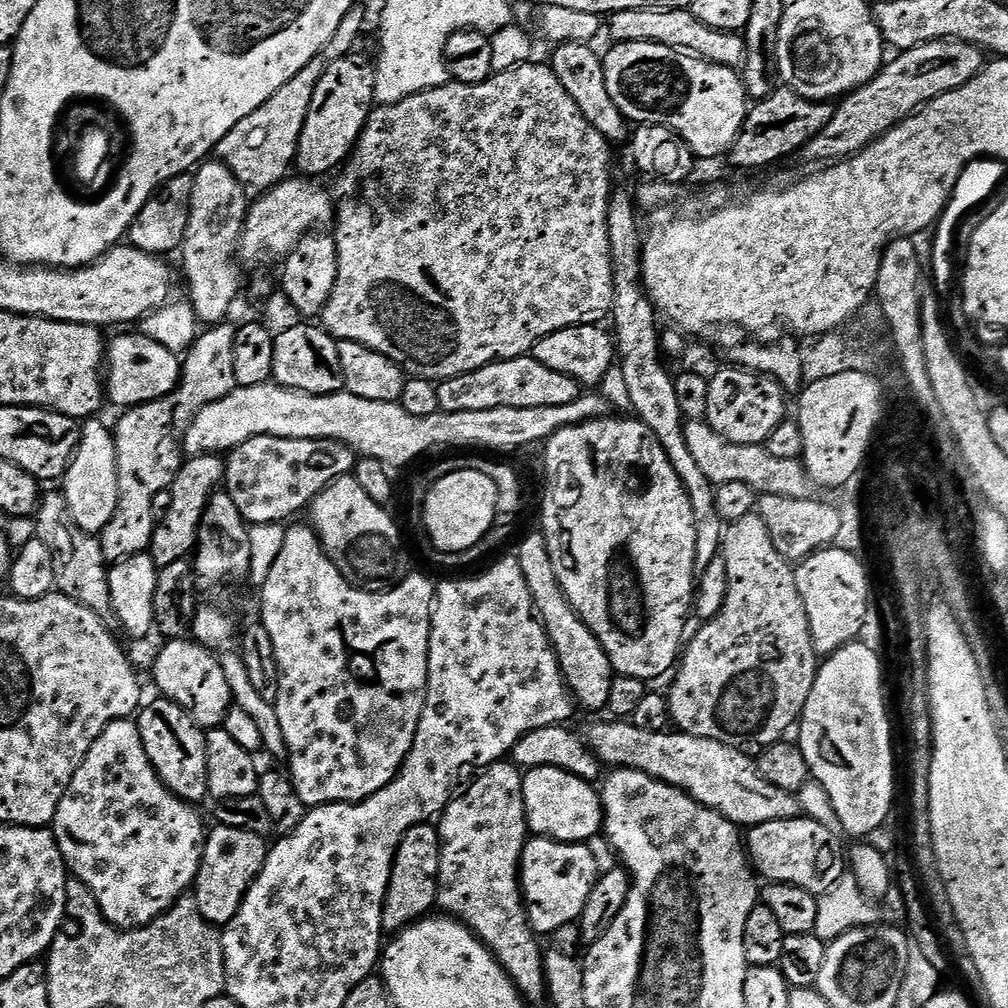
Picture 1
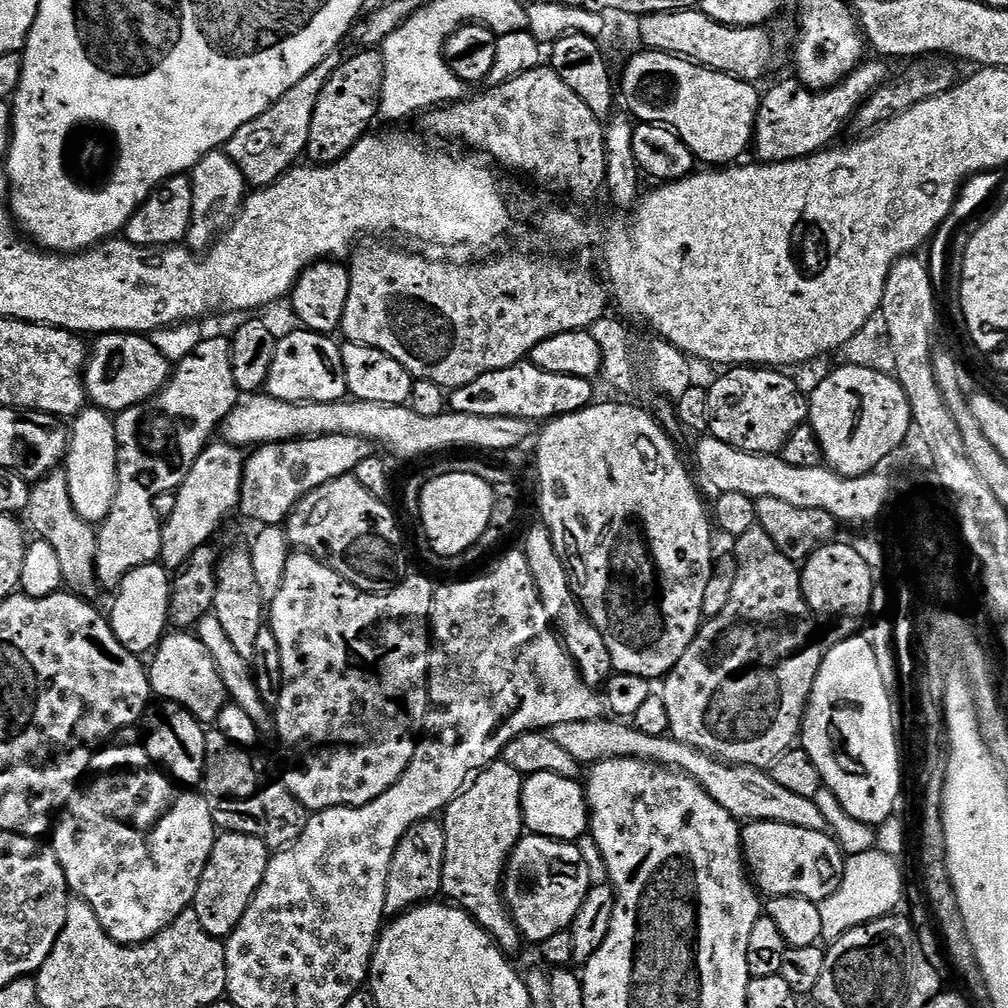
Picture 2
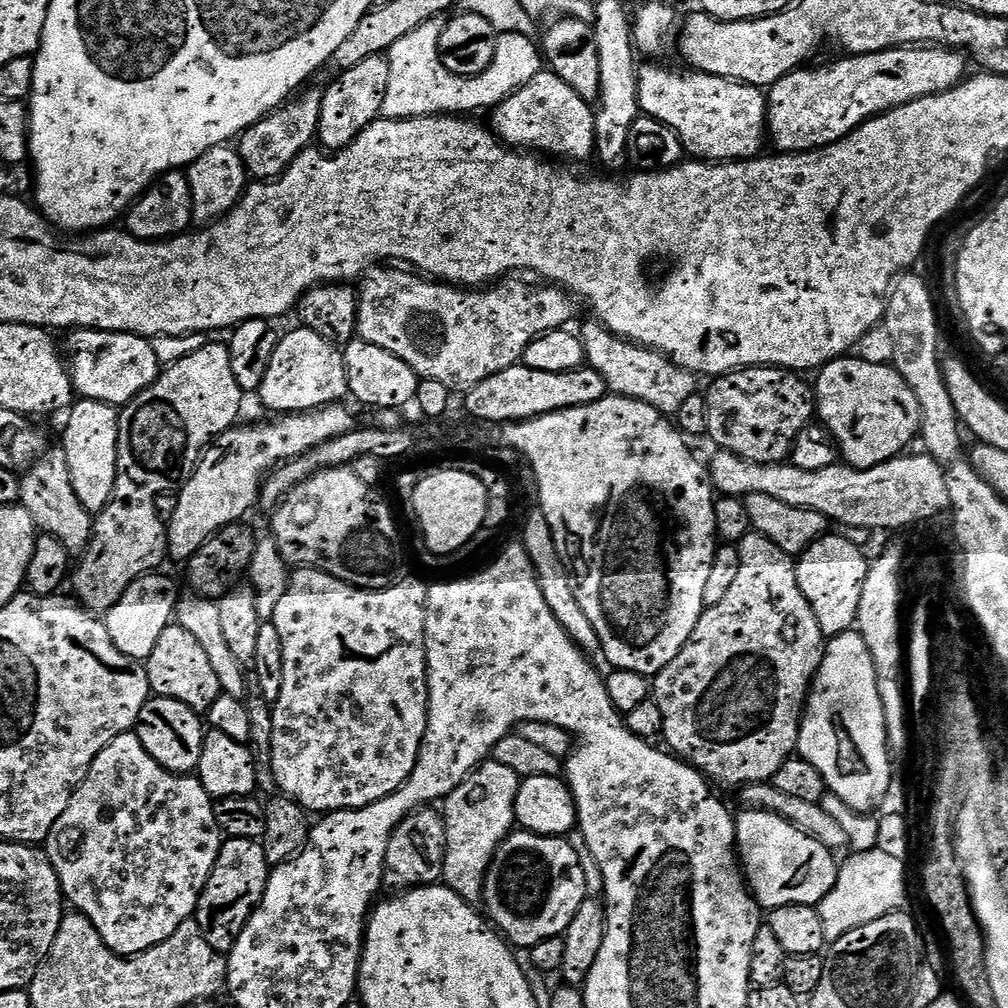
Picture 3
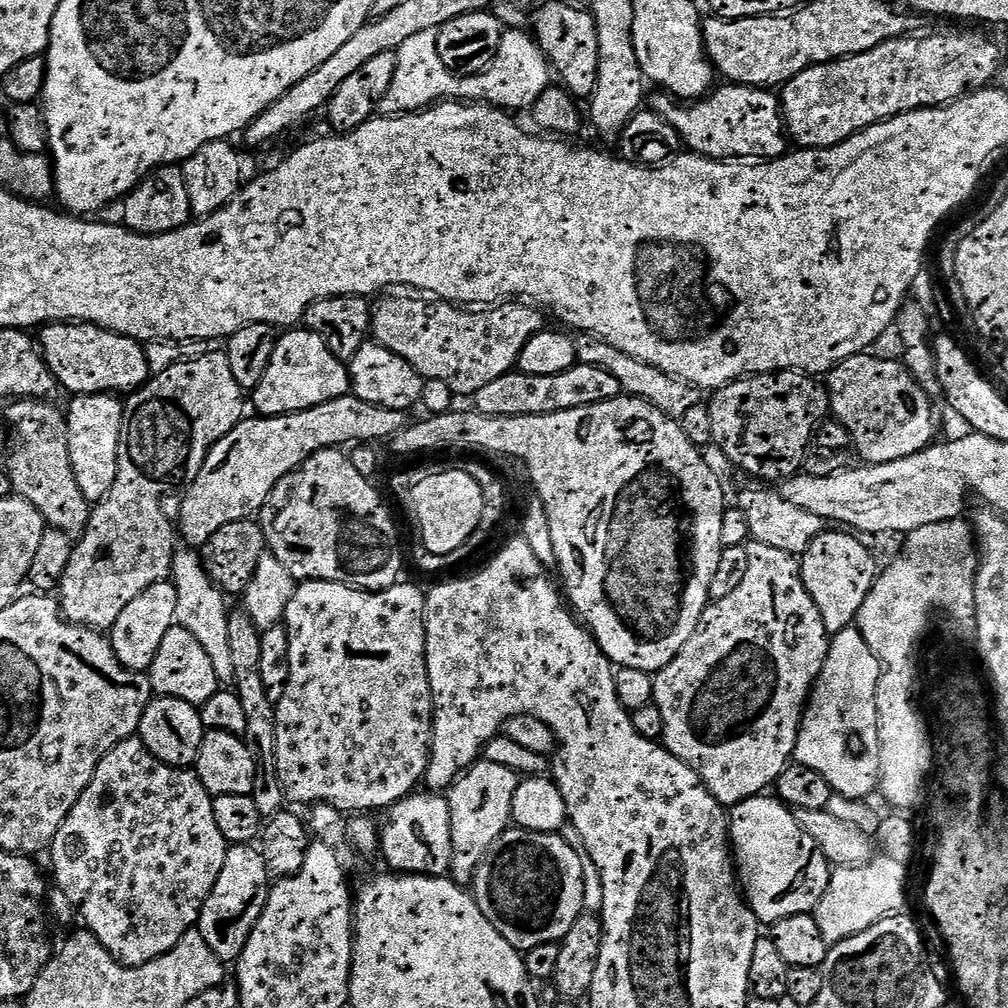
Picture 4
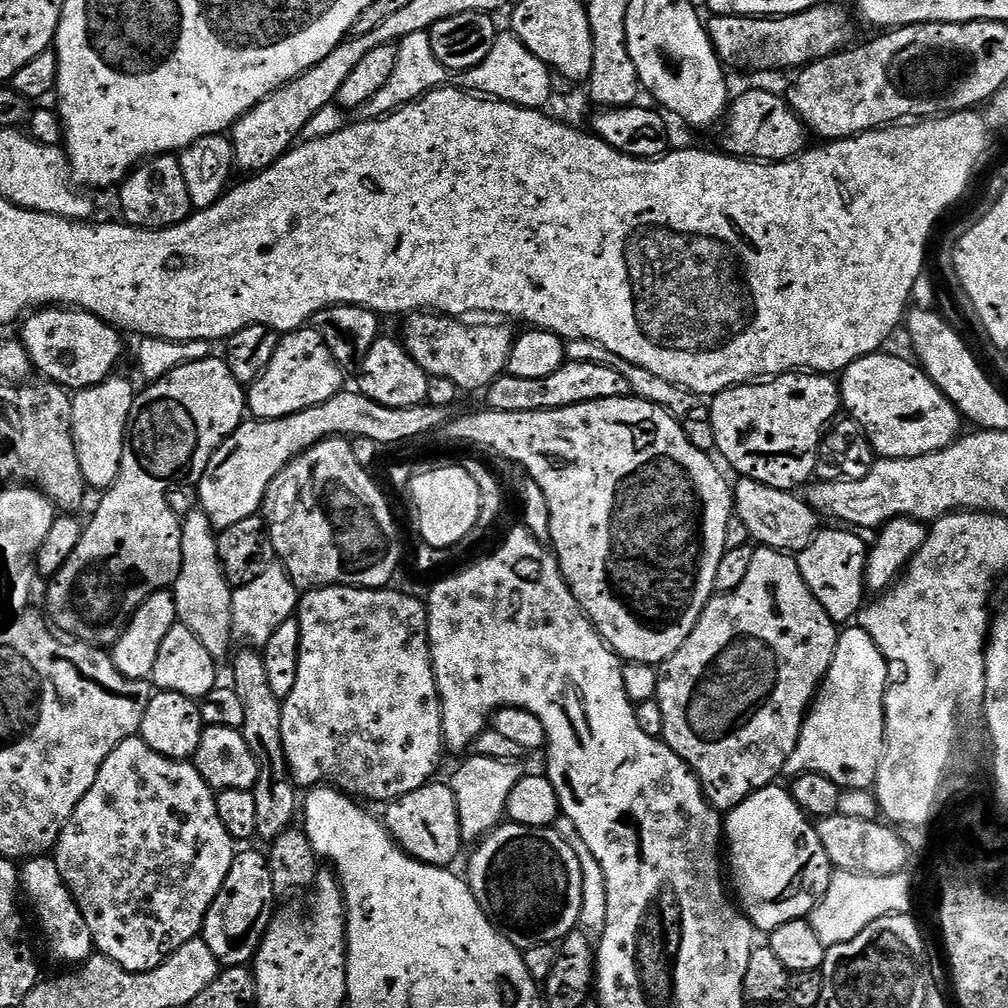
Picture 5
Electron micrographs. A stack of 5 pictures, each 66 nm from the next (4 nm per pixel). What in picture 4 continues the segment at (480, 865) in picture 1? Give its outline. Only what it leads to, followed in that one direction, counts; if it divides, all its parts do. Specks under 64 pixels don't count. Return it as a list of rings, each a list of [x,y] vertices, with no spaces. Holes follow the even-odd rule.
[[[483,758],[456,779],[447,789],[446,799],[450,806],[450,838],[452,839],[451,879],[461,886],[475,881],[476,871],[486,858],[486,854],[502,838],[512,824],[514,794],[518,790],[521,777],[506,766],[494,766],[494,762]]]

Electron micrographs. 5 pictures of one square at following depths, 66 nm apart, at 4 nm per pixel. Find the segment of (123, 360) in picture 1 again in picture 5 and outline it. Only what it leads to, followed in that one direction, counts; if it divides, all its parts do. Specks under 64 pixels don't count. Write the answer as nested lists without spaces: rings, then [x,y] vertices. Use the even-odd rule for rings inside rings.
[[[59,306],[41,308],[33,311],[23,321],[24,329],[18,333],[19,339],[32,360],[32,367],[37,373],[41,372],[45,381],[60,385],[65,390],[79,390],[81,388],[93,388],[95,384],[101,384],[117,371],[116,363],[124,356],[124,340],[117,329],[105,320],[99,320],[94,314],[79,310],[69,310]]]

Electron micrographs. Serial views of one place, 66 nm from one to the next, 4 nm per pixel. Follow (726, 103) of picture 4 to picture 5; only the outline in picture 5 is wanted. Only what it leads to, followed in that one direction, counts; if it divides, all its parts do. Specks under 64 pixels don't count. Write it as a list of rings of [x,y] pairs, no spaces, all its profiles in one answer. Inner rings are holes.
[[[756,88],[753,92],[744,92],[731,101],[726,113],[728,137],[724,140],[723,151],[730,156],[747,158],[753,162],[779,162],[793,160],[805,151],[810,133],[798,114],[788,104],[783,95],[776,92],[763,92]]]

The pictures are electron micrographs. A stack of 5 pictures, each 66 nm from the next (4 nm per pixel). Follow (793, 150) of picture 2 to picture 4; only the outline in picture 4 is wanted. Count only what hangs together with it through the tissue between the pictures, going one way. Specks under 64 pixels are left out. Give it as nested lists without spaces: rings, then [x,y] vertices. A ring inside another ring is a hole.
[[[940,32],[937,36],[920,36],[921,34],[909,34],[900,37],[899,40],[882,42],[882,46],[874,46],[874,50],[863,52],[857,56],[843,56],[841,60],[831,60],[818,66],[810,66],[802,70],[794,78],[787,80],[779,89],[778,99],[780,110],[784,113],[784,126],[790,137],[791,143],[797,149],[801,148],[829,148],[846,138],[850,138],[855,132],[861,132],[864,128],[869,128],[872,124],[877,124],[883,120],[888,120],[891,116],[897,116],[903,112],[913,112],[919,108],[941,108],[944,104],[953,104],[956,100],[971,93],[980,91],[981,88],[989,87],[996,76],[996,71],[1000,68],[1000,48],[988,36],[983,36],[980,32]]]

